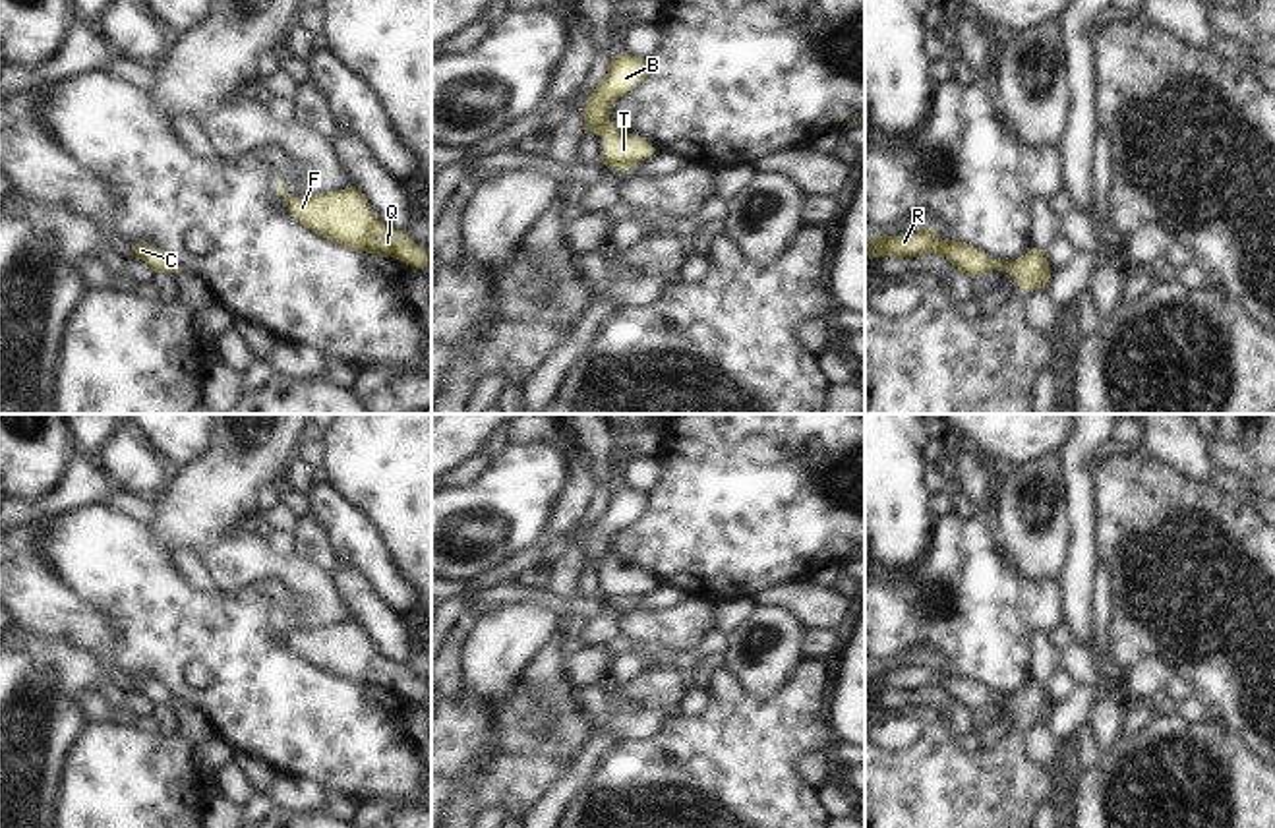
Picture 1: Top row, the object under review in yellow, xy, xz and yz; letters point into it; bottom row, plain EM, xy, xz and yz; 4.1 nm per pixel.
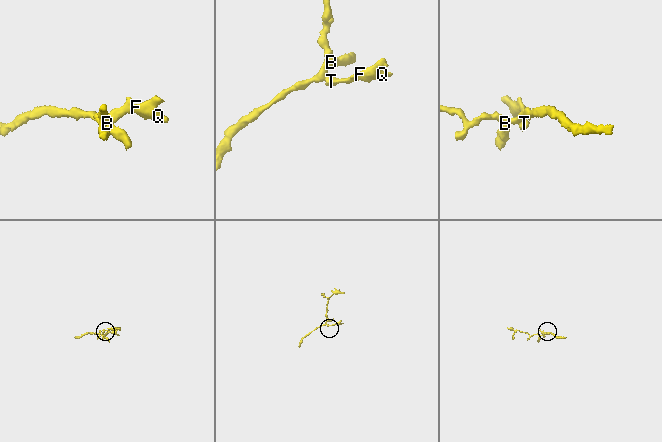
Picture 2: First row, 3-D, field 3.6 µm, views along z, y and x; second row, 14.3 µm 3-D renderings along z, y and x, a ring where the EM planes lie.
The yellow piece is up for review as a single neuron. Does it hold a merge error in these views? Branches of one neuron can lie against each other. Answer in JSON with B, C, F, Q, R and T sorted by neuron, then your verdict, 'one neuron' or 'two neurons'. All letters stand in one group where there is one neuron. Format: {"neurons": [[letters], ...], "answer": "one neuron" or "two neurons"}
{"neurons": [["B", "C", "R"], ["F", "Q", "T"]], "answer": "two neurons"}

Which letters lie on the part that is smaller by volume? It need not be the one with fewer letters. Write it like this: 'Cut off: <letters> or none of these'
Cut off: F, Q, T

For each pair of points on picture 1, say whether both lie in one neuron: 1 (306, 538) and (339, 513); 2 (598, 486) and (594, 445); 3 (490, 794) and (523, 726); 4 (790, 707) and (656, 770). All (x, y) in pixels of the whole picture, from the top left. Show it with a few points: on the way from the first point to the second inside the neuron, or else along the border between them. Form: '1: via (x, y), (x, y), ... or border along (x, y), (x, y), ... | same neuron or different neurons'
1: border along (310, 515), (322, 527), (337, 560) | different neurons
2: via (598, 476), (598, 455) | same neuron
3: via (507, 776), (523, 761), (523, 743) | same neuron
4: via (757, 739), (724, 770), (689, 770) | same neuron

